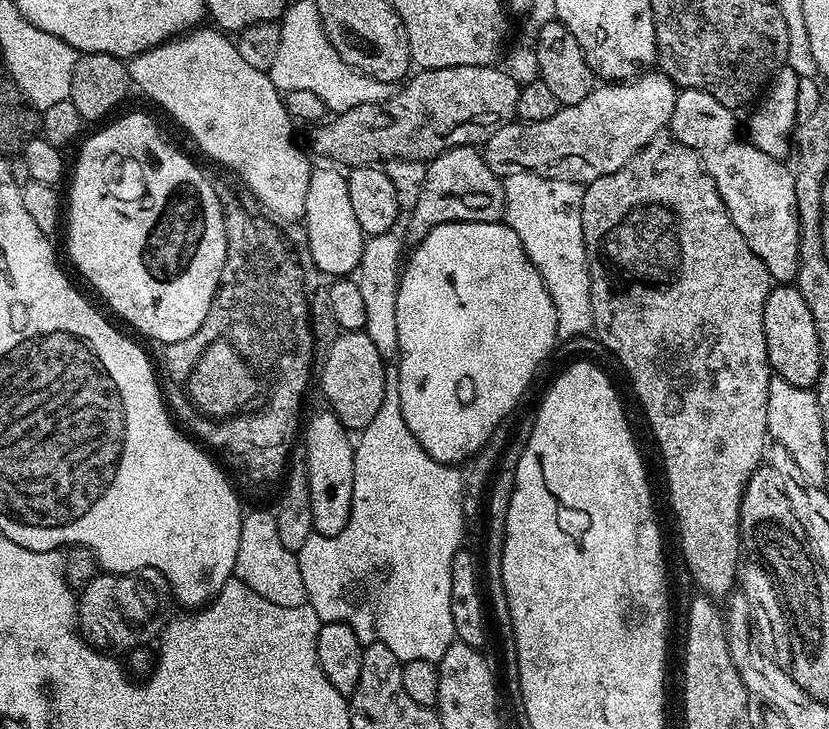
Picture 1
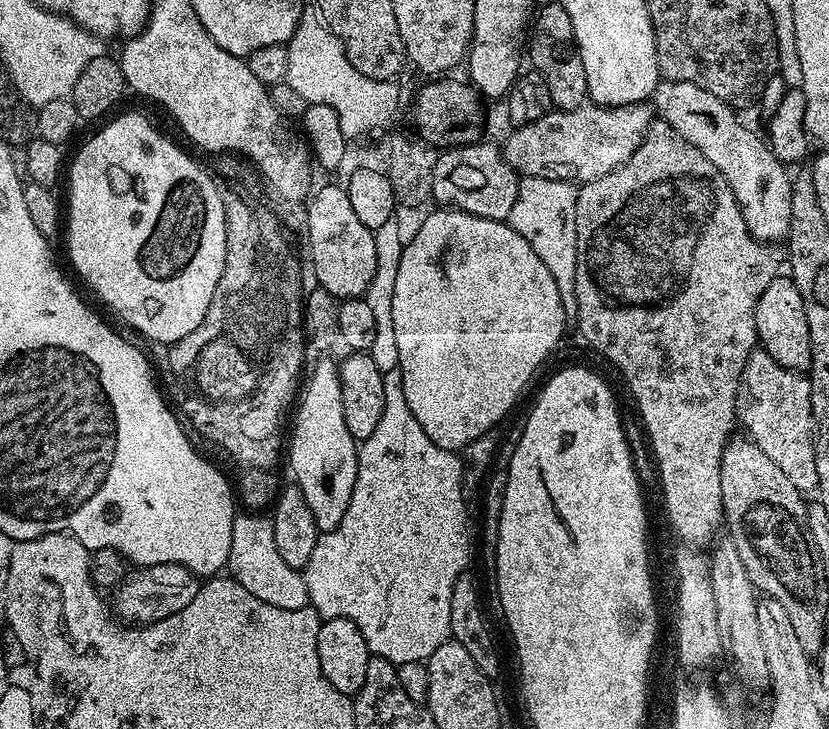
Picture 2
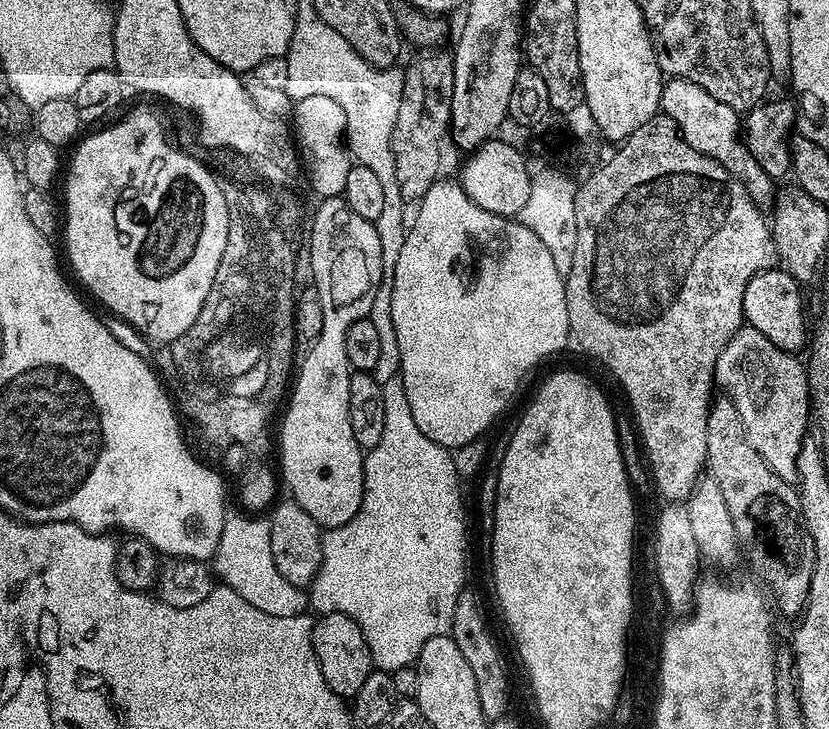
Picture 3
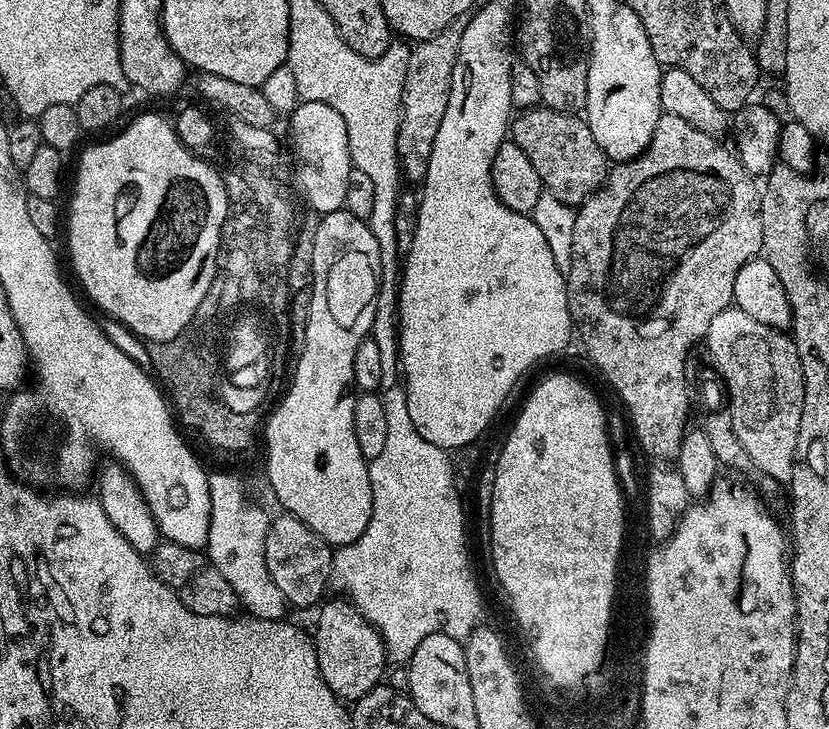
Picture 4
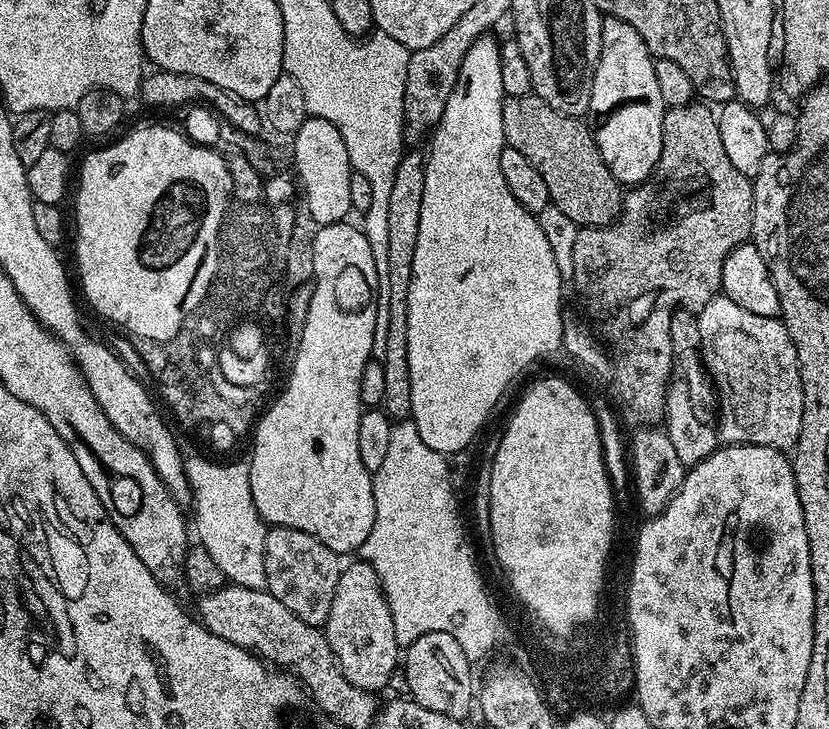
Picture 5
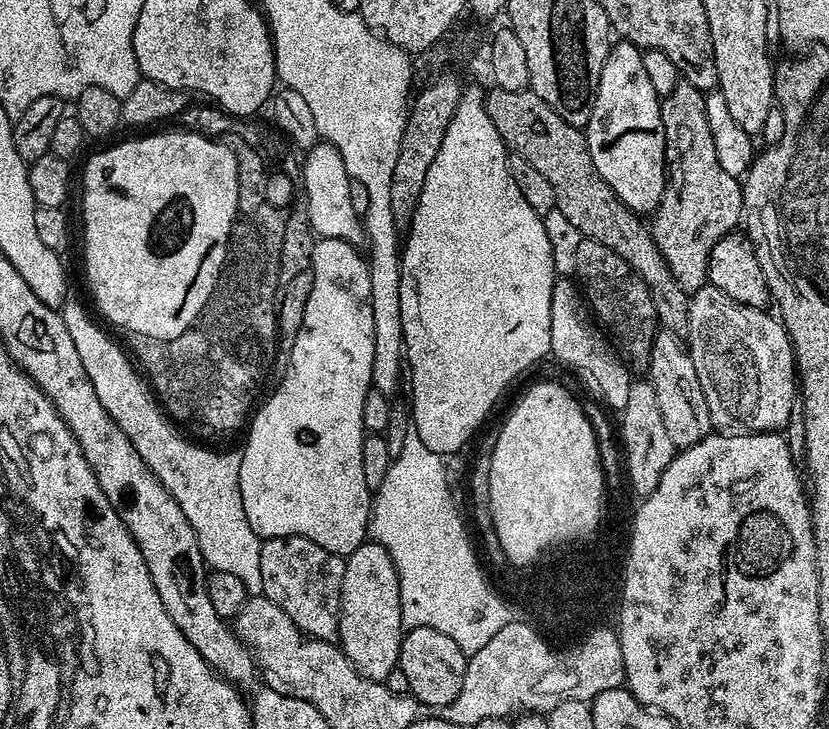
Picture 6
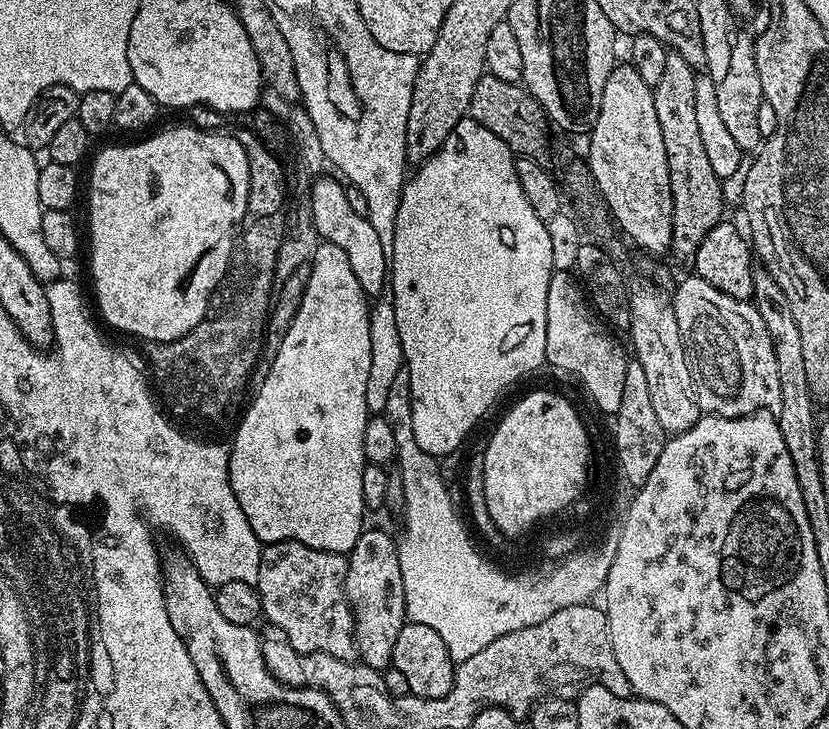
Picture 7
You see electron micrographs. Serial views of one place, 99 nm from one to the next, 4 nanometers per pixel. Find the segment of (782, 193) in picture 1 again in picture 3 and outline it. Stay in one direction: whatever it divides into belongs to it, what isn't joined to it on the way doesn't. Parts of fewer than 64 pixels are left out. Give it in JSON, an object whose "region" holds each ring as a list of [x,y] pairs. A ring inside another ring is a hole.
{"region":[[[675,78],[669,79],[660,92],[660,106],[663,115],[674,118],[682,138],[694,150],[706,154],[711,160],[718,161],[731,176],[737,176],[746,186],[750,198],[754,203],[761,206],[768,206],[774,200],[774,182],[758,166],[754,160],[748,145],[742,139],[742,116],[741,113],[735,112],[726,102],[718,102],[702,86],[694,86],[694,82],[686,82]]]}

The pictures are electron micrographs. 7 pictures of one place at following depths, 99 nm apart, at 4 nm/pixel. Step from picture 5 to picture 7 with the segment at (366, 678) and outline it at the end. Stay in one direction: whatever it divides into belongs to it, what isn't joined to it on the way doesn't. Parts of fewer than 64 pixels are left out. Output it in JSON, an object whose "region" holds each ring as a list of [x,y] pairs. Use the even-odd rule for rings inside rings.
{"region":[[[369,527],[347,553],[346,594],[352,617],[356,619],[356,654],[359,663],[377,670],[391,665],[394,642],[398,642],[398,634],[406,623],[402,566],[398,562],[396,545],[390,533]]]}

